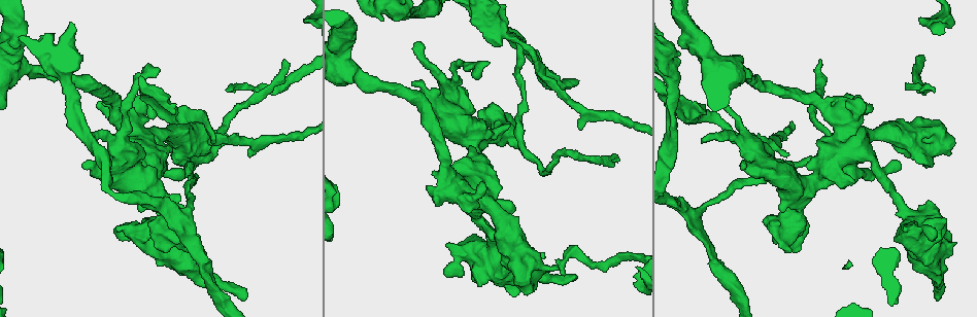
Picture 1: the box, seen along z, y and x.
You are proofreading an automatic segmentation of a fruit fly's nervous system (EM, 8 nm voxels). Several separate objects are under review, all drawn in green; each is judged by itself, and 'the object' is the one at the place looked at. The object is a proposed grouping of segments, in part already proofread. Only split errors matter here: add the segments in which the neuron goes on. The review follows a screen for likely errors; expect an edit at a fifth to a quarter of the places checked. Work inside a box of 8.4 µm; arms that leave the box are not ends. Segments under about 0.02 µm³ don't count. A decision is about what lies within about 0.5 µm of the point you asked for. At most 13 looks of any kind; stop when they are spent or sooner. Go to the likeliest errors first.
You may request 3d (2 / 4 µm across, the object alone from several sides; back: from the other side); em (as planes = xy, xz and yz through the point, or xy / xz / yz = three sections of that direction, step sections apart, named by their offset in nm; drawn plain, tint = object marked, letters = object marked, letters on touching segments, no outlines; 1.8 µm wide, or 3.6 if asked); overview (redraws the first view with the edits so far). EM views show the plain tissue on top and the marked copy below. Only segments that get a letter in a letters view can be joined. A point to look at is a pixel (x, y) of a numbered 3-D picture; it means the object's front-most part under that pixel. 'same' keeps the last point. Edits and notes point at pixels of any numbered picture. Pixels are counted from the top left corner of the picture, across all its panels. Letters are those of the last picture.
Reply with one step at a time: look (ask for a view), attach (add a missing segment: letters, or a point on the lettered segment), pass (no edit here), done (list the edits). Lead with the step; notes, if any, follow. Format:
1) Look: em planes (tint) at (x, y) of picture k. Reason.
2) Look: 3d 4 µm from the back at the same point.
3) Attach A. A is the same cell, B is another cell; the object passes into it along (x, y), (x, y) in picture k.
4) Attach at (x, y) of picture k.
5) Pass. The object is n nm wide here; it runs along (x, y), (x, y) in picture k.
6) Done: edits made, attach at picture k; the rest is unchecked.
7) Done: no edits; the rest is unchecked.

Look: em planes (letters) at (489, 62) of picture 1. Tapers out.

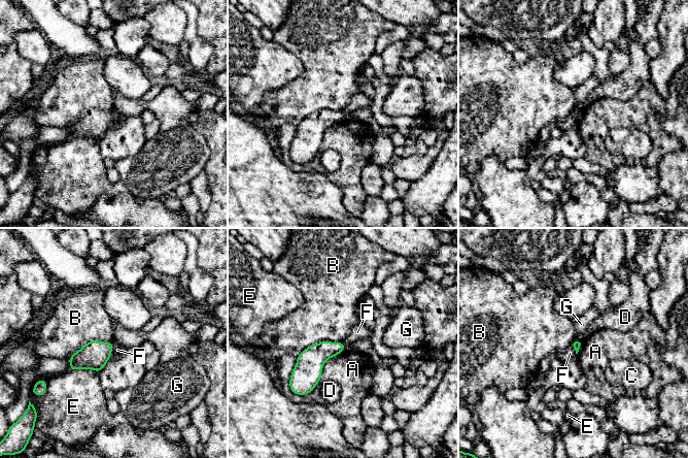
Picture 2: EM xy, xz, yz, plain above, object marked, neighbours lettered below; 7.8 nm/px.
Pass. A, B, C, D, E, F and G are other cells; no lettered segment goes on from it.

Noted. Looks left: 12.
Look: em planes (letters) at (947, 231) of picture 1. Stops while still wide.

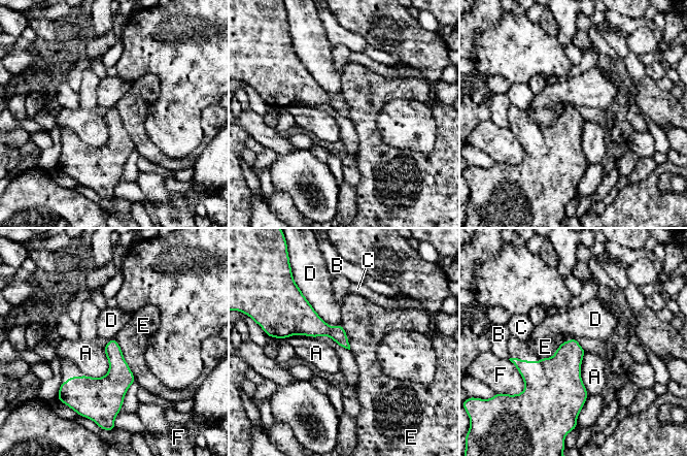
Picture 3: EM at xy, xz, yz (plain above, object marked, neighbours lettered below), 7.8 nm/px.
Pass. A, B, C, D, E and F are other cells; a border runs along (114, 338), (135, 381) in picture 3; none of them fits.

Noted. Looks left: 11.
Look: em planes (letters) at (613, 161) of picture 1. Long arm stops here.

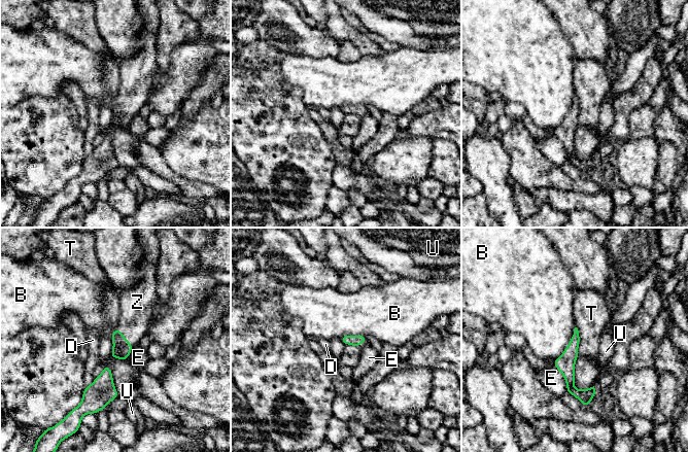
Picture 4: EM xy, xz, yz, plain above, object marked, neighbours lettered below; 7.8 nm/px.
Attach Z. Z is the same cell, B, D, E, T and U are other cells; the object passes into it along (122, 348), (124, 337), (136, 308) in picture 4; it goes on there.

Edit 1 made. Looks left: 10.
Look: 3d 4 µm at (936, 233) of picture 1. Thick end.

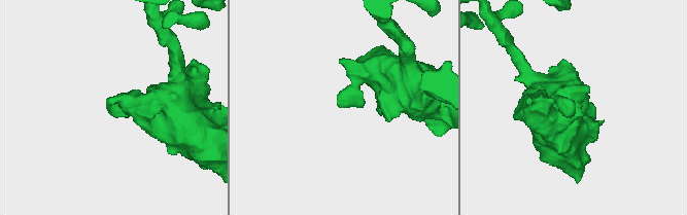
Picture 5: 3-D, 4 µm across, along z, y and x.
Look: em xz step 4 (tint) at (108, 106) of picture 5.

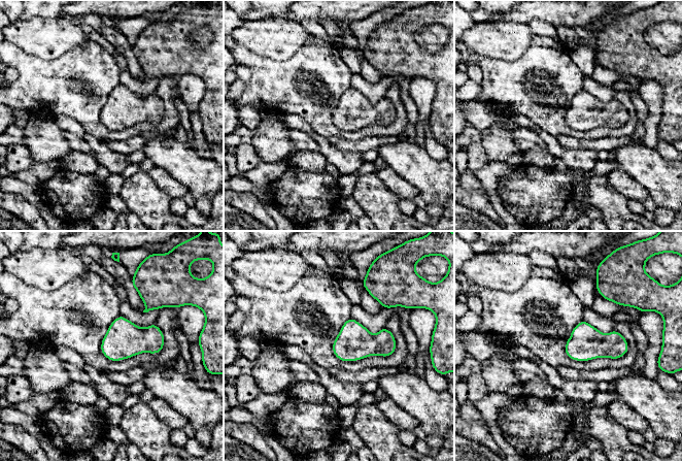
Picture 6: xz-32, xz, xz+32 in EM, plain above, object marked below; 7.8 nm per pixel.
Look: em planes (letters) at the same point. Cut it another way.

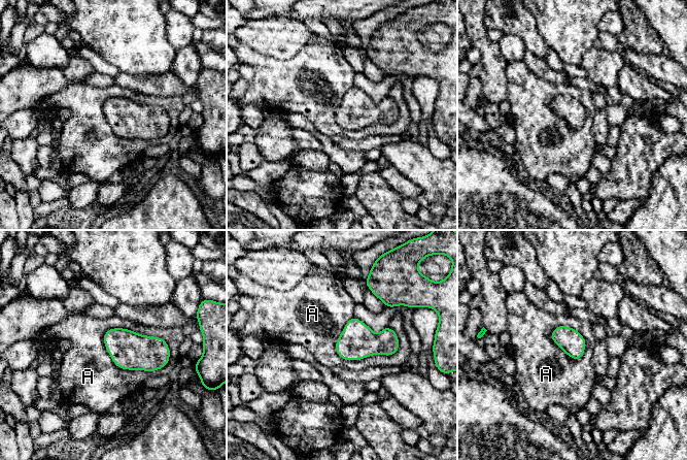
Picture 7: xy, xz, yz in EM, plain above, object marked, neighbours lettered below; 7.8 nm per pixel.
Pass. The longest contact is with A, 550 nm; A is another cell; a border runs along (103, 334), (160, 336), (169, 361) in picture 7; none of them fits.

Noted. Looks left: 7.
Look: em 3.6 µm yz step 4 (tint) at (481, 186) of picture 1. Branch stops here.

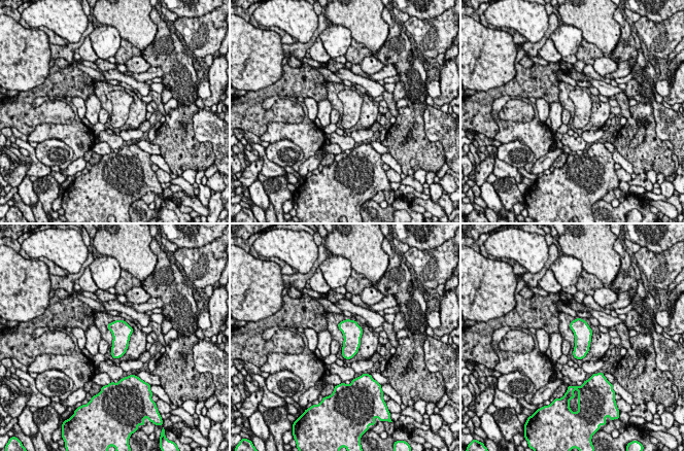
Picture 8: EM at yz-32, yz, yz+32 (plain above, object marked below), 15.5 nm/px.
Look: em 3.6 µm planes (letters) at the same point. Cut it another way.

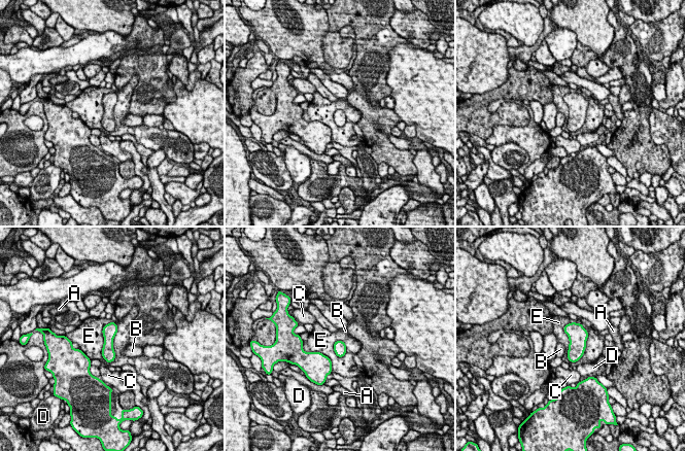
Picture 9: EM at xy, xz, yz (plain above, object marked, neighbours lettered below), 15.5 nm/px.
Pass. A, B, C, D and E are other cells; none of them fits.

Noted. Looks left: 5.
Done: edits made, attach at picture 4; the rest is unchecked.

